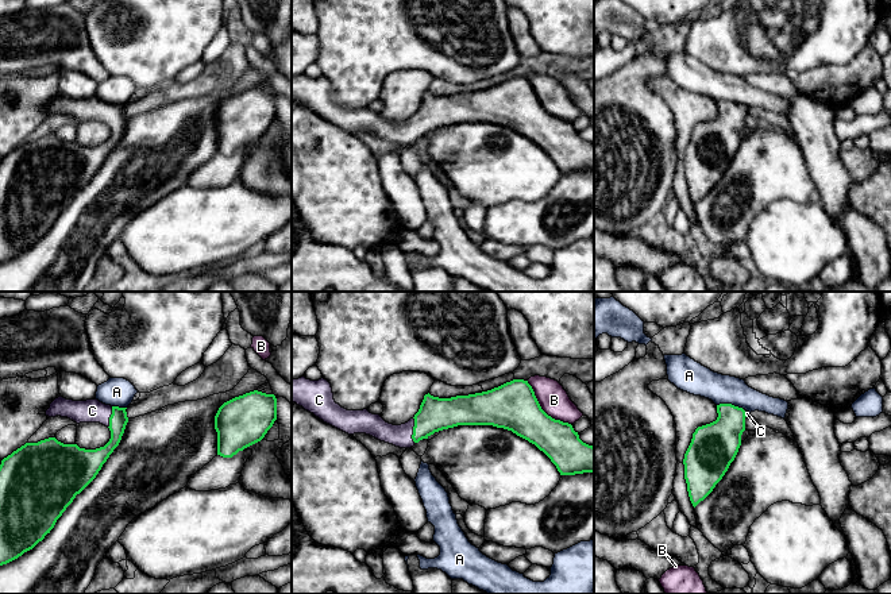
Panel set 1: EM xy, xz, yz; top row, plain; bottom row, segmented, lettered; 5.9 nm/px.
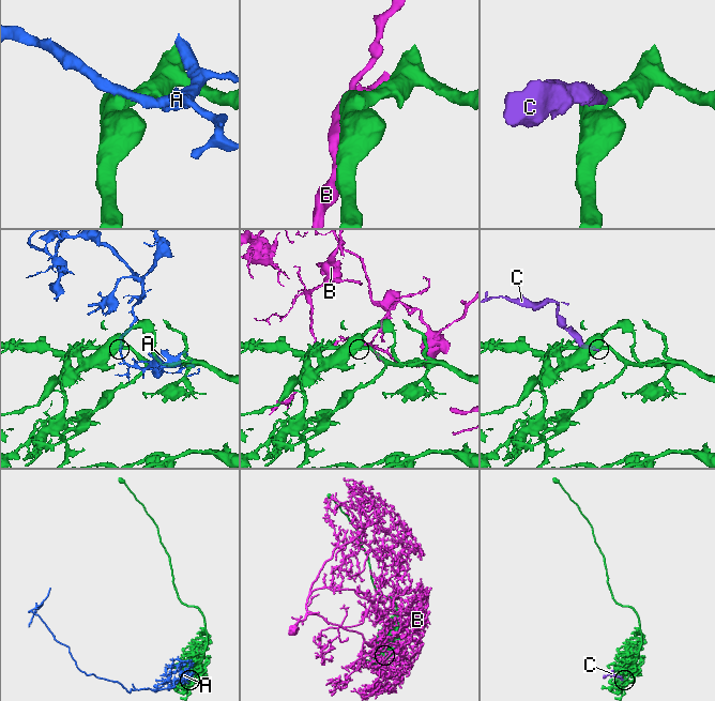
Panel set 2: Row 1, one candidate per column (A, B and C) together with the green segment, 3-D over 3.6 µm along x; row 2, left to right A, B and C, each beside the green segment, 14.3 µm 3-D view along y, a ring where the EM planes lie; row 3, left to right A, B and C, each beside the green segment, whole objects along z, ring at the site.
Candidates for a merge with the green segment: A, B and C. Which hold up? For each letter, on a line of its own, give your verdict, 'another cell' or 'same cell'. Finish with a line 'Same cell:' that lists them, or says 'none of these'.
A: another cell
B: another cell
C: same cell
Same cell: C

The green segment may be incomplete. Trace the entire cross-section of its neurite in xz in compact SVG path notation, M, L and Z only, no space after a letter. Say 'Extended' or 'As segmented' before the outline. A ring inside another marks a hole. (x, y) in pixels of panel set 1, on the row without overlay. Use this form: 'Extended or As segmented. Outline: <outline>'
Extended. Outline: M305 74L293 77L292 100L348 132L366 131L400 146L410 146L435 130L458 123L493 123L512 128L535 142L551 157L560 173L594 170L594 144L583 140L571 122L548 113L541 107L532 84L524 77L513 77L487 89L451 96L439 96L428 90L414 115L401 123L389 122L379 112L373 112L367 107L347 108L342 105L335 100L331 81L324 76L319 78Z

